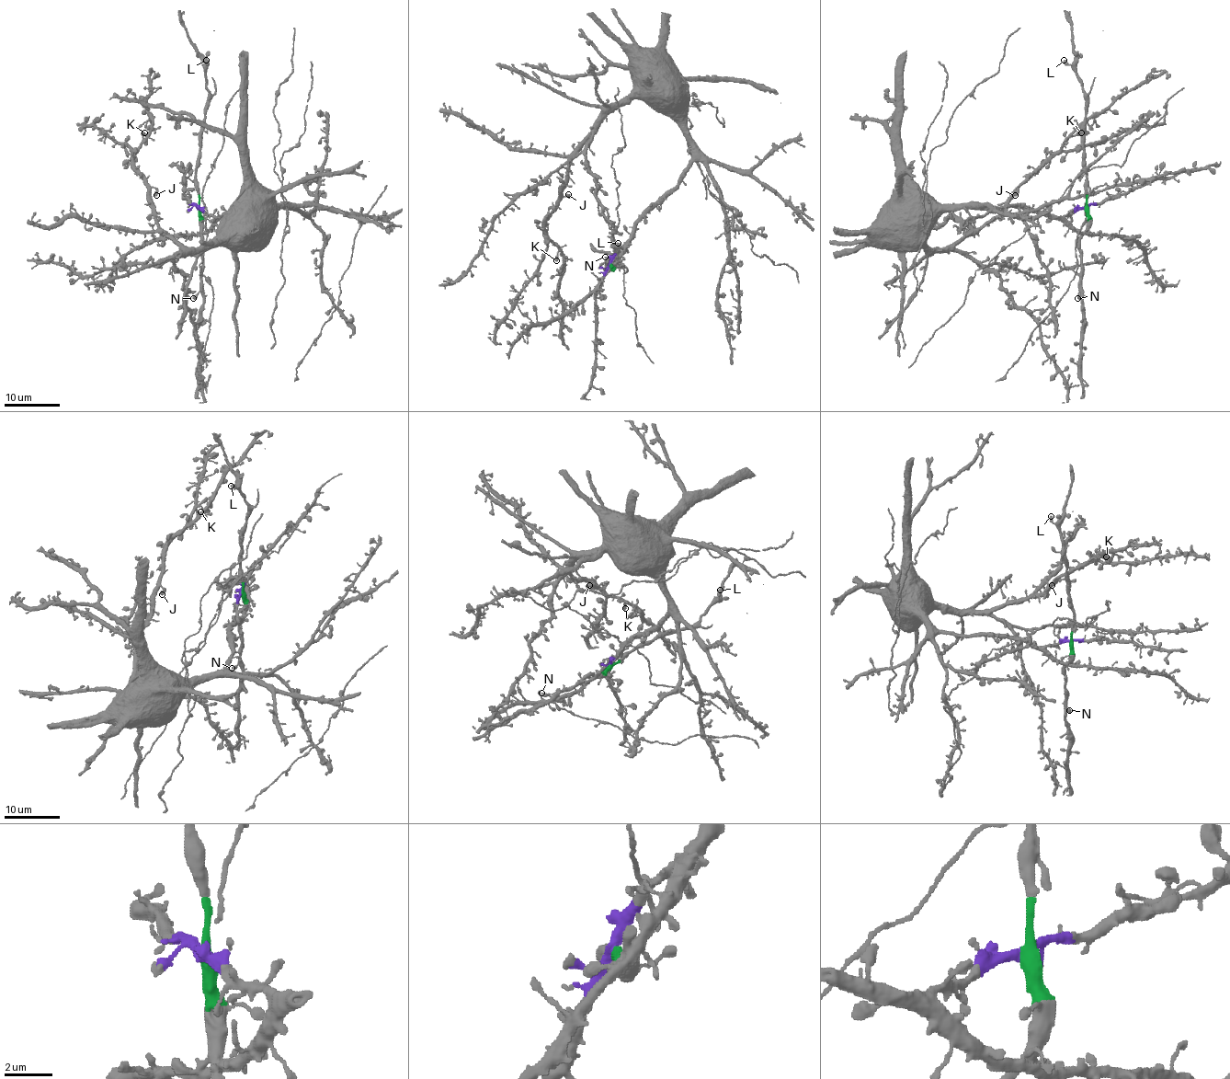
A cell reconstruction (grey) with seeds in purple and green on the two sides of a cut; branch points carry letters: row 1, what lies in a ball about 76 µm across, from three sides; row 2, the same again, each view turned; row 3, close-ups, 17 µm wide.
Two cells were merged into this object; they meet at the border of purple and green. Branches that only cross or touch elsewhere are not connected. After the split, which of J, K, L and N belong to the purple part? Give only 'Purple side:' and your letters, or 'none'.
Purple side: J, K

